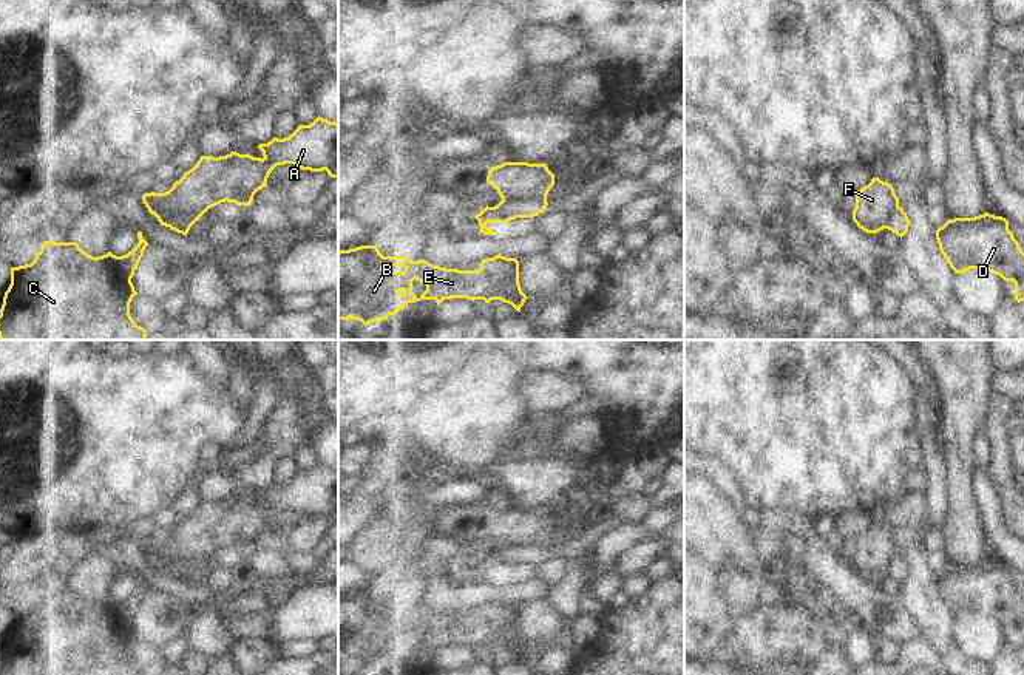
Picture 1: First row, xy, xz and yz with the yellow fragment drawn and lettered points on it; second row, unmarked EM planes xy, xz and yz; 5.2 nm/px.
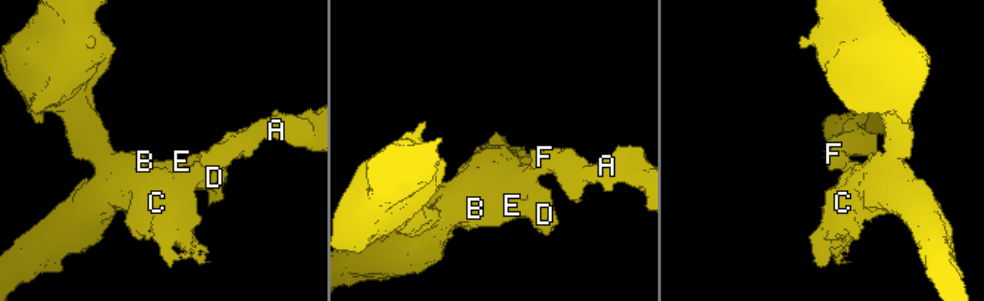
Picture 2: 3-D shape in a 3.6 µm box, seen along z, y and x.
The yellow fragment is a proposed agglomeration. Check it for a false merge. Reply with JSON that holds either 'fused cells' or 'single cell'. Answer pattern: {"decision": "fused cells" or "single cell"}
{"decision": "fused cells"}

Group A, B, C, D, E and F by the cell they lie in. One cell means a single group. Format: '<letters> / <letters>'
A F / B C D E

